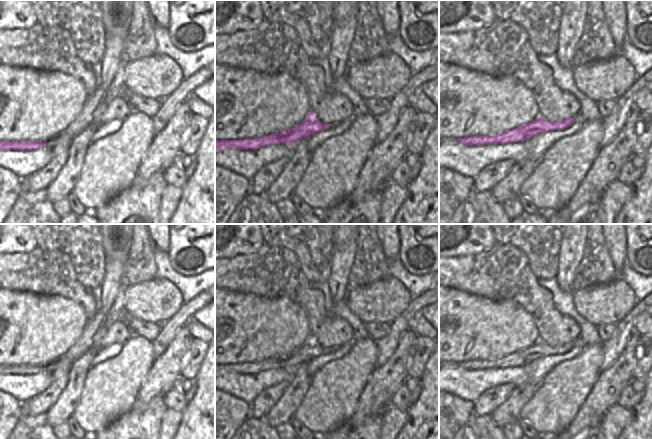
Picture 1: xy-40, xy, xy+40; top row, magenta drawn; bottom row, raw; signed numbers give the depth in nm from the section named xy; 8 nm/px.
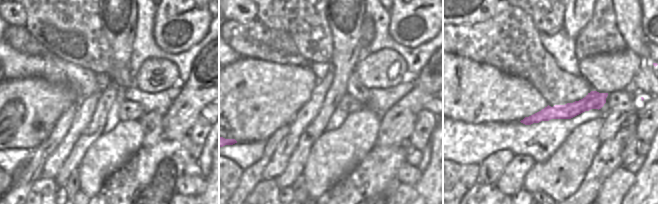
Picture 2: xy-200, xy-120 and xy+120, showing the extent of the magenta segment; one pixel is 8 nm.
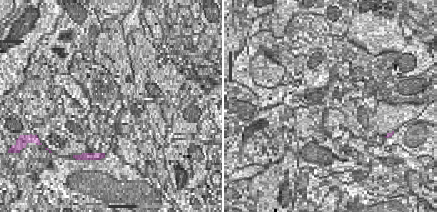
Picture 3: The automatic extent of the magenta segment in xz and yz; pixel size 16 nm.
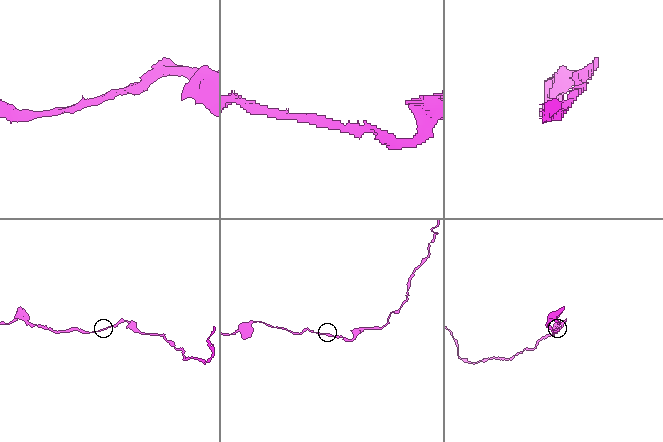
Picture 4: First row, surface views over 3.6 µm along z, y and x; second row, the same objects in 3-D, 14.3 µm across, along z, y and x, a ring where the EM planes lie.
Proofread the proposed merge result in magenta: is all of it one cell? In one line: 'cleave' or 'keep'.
keep

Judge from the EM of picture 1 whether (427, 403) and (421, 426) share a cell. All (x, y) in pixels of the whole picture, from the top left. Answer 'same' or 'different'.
same

